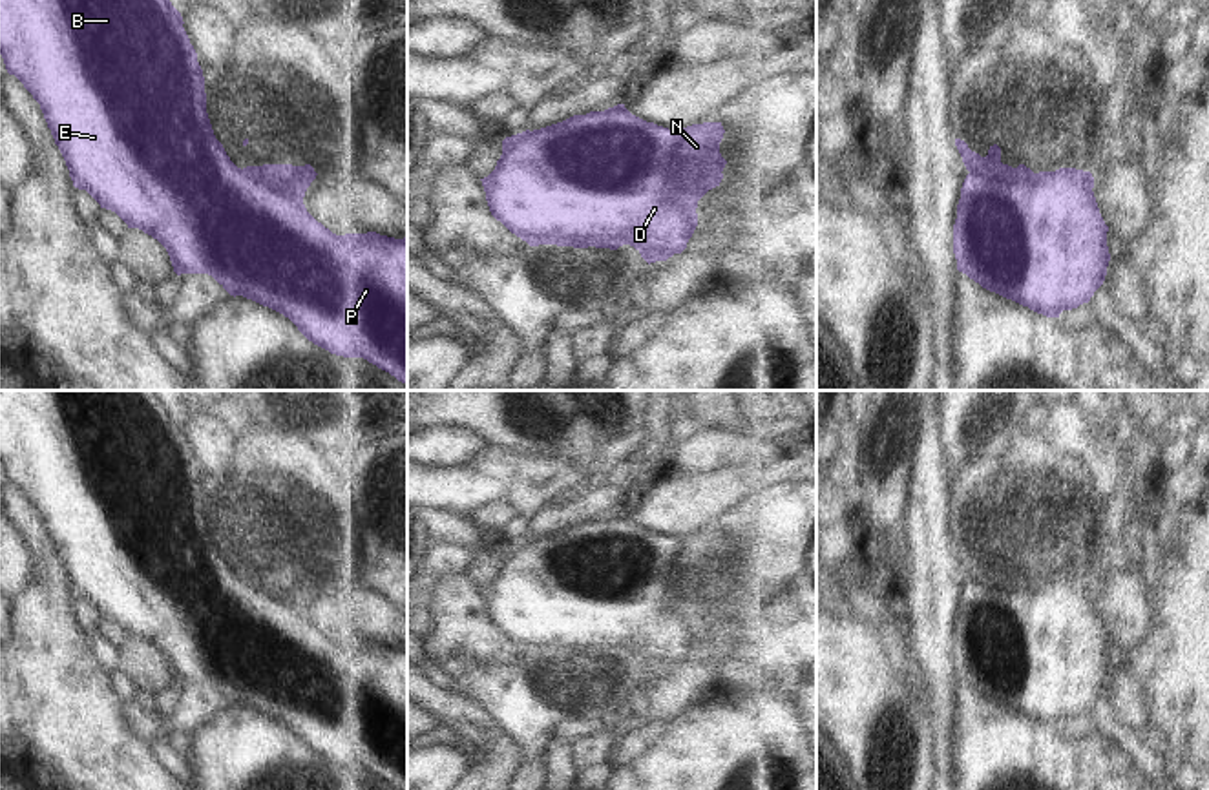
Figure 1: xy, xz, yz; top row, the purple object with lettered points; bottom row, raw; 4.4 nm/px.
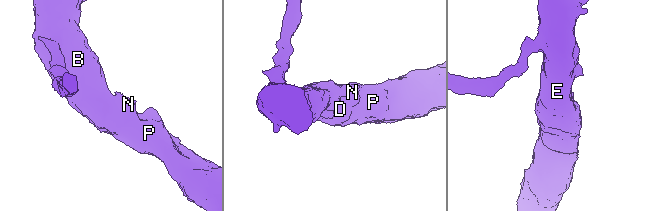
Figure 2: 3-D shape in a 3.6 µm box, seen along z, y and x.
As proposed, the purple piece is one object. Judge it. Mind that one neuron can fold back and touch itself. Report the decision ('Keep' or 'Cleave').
Keep.

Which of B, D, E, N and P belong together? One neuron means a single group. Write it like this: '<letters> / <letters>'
B D E N P

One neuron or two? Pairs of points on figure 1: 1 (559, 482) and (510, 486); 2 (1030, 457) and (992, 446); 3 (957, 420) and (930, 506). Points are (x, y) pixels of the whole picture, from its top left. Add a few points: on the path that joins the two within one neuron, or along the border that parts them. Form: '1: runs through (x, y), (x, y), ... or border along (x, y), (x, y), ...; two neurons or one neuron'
1: runs through (546, 482), (523, 482); one neuron
2: border along (1025, 426), (1003, 453), (967, 462); two neurons
3: border along (937, 411), (941, 447), (954, 467); two neurons

